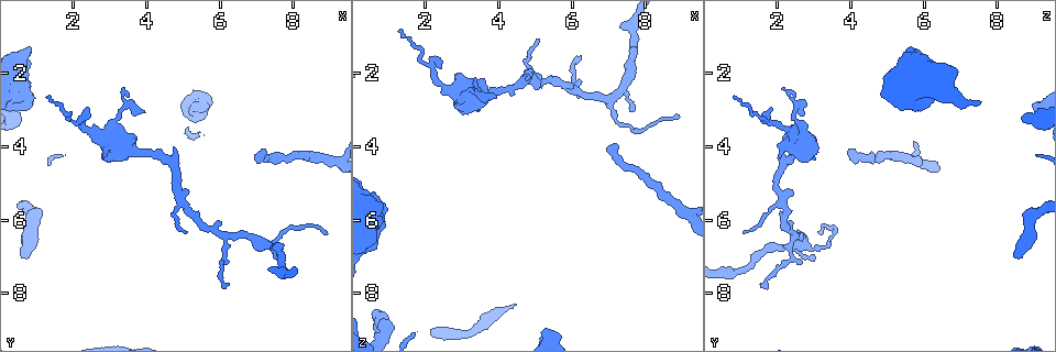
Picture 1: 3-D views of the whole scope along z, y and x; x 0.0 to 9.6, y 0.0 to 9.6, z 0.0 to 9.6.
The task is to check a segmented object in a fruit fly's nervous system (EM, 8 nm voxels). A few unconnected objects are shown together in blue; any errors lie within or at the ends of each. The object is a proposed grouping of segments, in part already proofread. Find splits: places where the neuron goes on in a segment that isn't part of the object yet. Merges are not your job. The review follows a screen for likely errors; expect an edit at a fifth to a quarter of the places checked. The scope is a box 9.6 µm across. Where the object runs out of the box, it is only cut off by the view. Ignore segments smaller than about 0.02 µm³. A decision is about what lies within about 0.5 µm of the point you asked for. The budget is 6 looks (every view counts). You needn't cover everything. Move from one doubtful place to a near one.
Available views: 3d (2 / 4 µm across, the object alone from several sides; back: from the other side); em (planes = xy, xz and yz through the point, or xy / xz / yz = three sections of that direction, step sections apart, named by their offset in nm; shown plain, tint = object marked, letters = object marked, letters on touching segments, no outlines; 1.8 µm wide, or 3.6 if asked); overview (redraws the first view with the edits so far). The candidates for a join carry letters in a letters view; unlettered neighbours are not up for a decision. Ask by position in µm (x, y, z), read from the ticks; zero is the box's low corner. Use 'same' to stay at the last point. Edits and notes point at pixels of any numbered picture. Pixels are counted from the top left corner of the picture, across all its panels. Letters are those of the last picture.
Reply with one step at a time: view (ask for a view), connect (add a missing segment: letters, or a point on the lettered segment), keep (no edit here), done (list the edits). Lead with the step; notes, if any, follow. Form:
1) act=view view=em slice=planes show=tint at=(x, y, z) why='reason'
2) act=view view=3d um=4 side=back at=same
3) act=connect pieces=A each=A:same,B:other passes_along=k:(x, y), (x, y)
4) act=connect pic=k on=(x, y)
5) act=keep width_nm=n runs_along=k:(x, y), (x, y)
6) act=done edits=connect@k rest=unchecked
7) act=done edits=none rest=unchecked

act=view view=em slice=xz step=8 show=letters at=(7.20, 4.10, 3.95) why='free end'

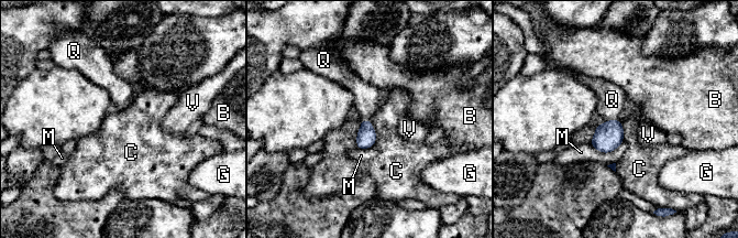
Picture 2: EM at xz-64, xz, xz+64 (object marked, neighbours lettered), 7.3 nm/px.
act=connect pieces=Q each=B:other,C:other,G:other,M:other,Q:same,V:other passes_along=2:(608, 136), (612, 120), (612, 99) found='it goes on there'

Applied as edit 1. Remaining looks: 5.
act=view view=overview why='see it whole again'

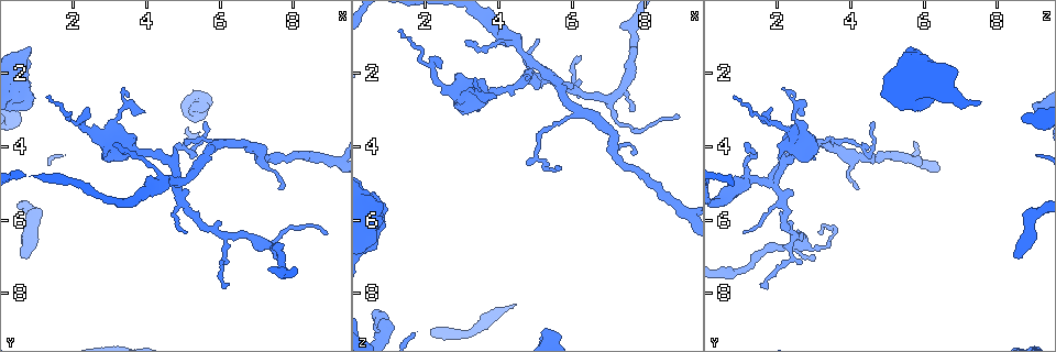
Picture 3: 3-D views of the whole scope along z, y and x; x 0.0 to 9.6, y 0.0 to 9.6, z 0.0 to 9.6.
act=view view=em um=3.6 slice=planes show=tint at=(3.95, 3.10, 2.65) why='thin end'

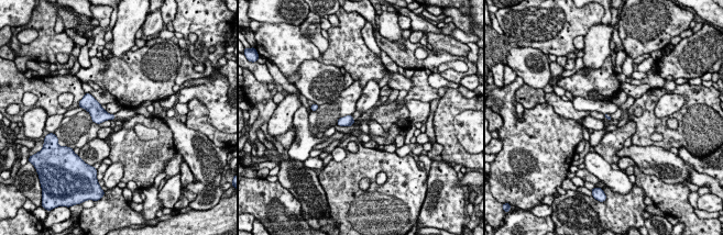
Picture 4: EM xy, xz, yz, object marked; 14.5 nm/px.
act=view view=em um=3.6 slice=planes show=letters at=same why='see the neighbours'

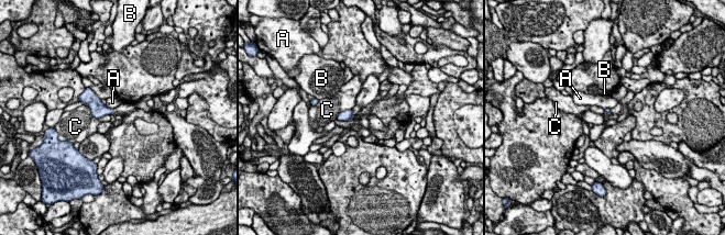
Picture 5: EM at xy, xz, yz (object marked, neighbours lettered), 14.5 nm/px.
act=keep each=A:other,B:other,C:other border=5:(105, 104), (113, 109) found='none of them fits'

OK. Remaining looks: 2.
act=view view=em slice=xy step=4 show=tint at=(2.45, 2.90, 1.80) why='tapers out'

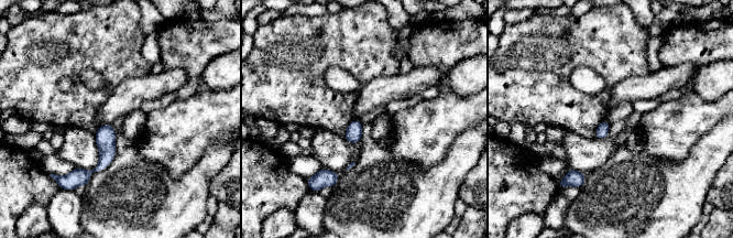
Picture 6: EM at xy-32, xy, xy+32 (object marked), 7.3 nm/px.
act=view view=em slice=planes show=letters at=same

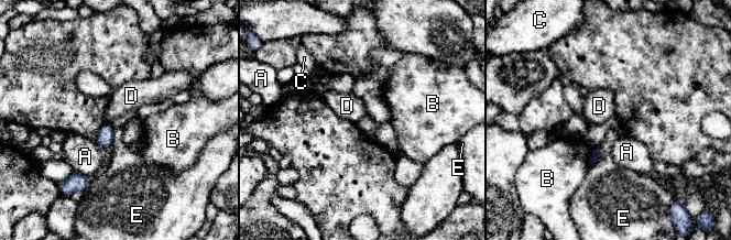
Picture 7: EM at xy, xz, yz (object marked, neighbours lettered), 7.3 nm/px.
act=keep each=A:other,B:other,C:other,D:other,E:other found='no lettered segment goes on from it'

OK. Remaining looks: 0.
act=done edits=connect@2 rest=unchecked

